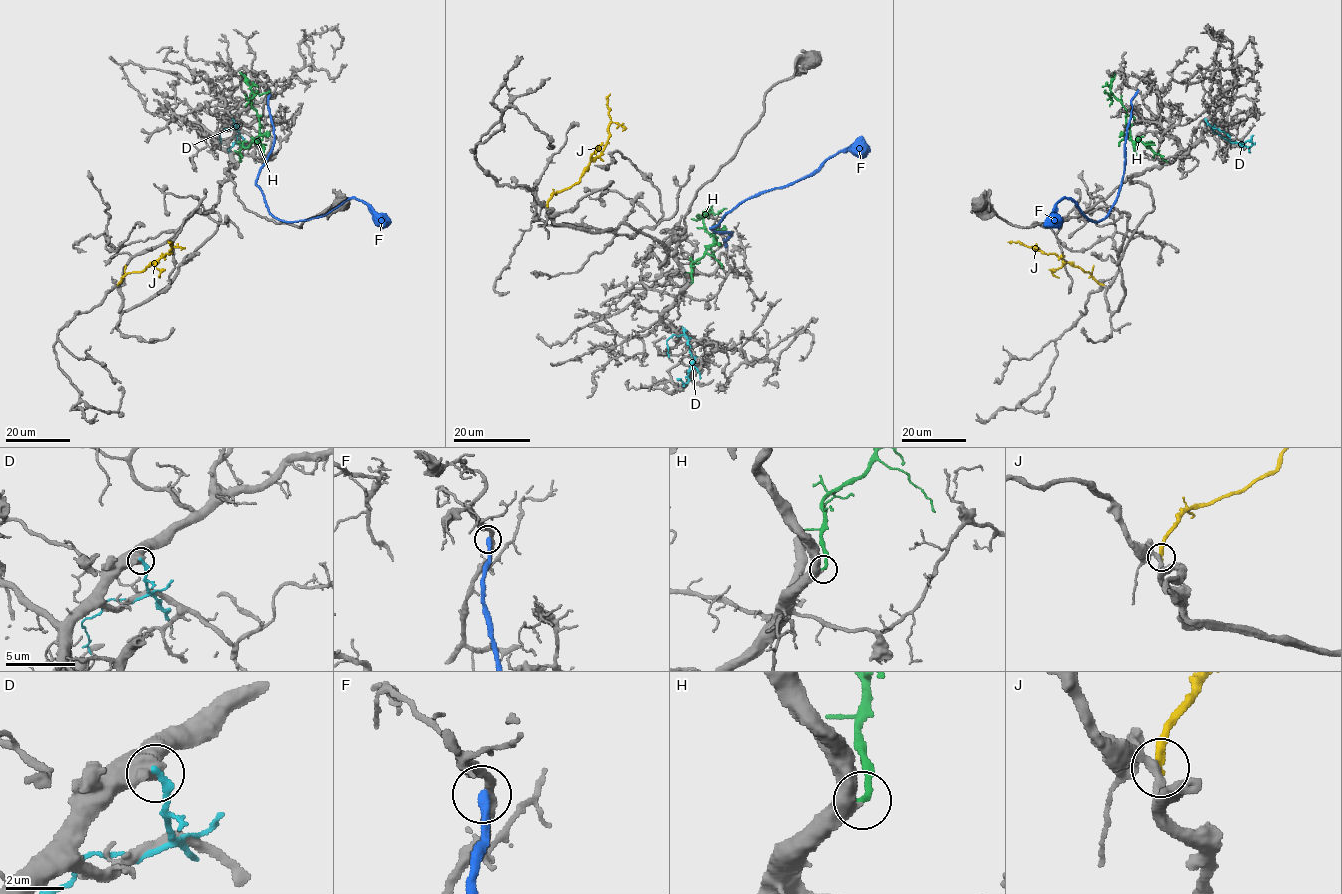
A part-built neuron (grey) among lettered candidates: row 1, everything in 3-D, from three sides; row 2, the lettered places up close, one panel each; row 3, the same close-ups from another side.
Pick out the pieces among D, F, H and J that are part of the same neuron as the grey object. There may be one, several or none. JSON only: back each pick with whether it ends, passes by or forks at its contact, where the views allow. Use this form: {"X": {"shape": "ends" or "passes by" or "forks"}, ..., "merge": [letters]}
{"H": {"shape": "ends"}, "merge": ["H"]}

